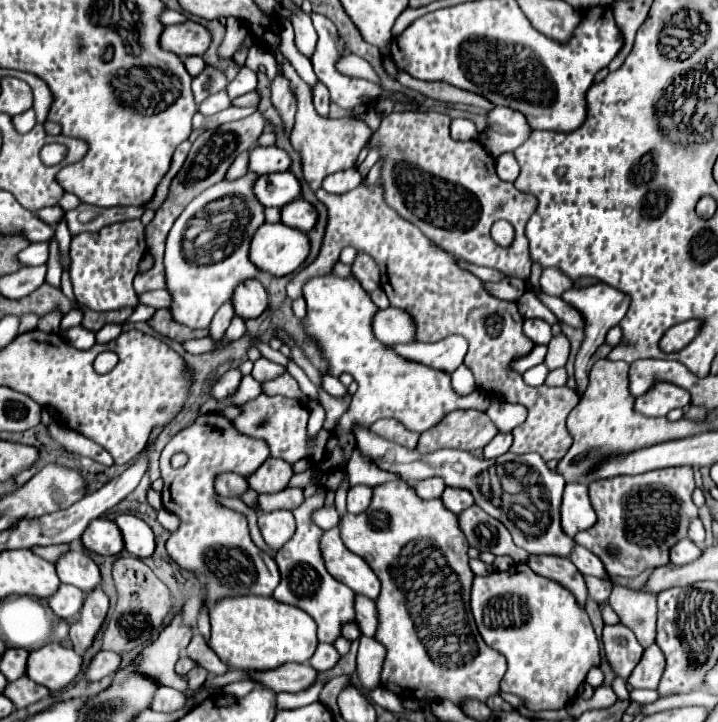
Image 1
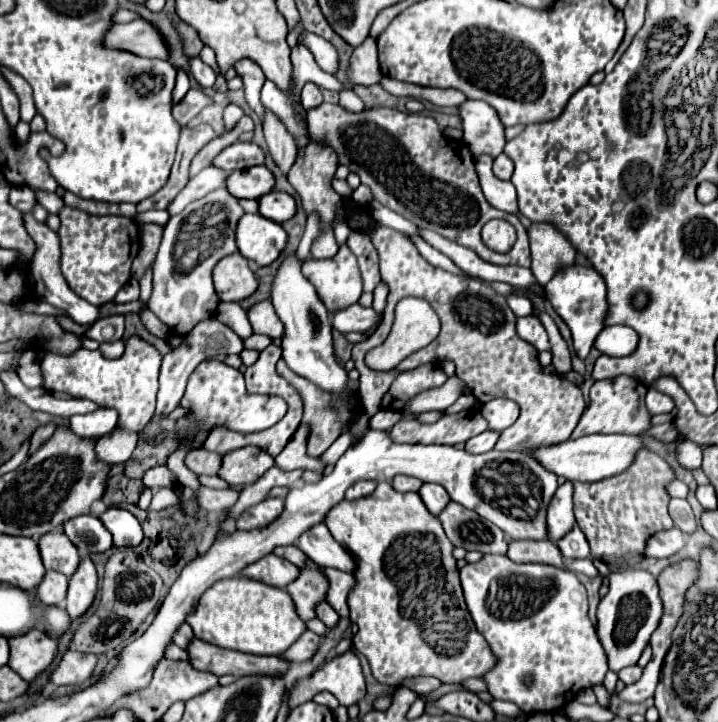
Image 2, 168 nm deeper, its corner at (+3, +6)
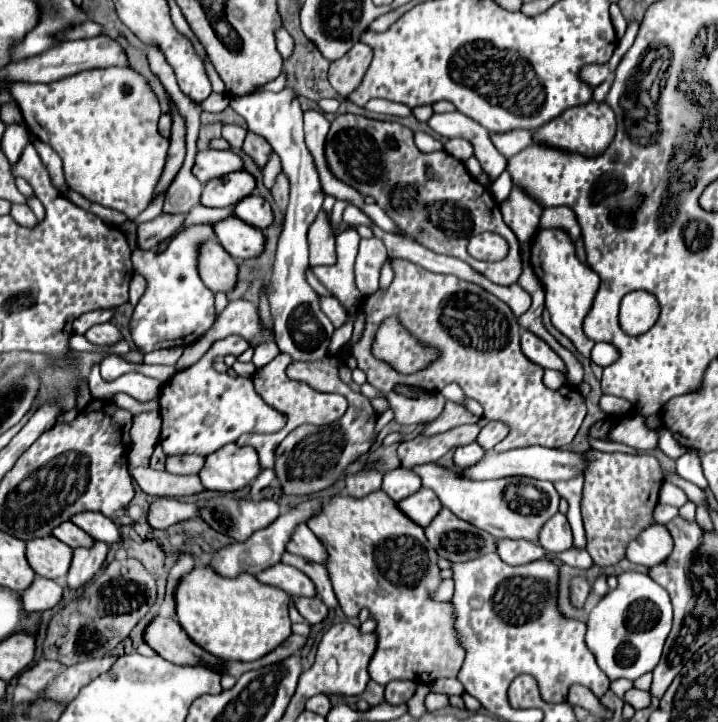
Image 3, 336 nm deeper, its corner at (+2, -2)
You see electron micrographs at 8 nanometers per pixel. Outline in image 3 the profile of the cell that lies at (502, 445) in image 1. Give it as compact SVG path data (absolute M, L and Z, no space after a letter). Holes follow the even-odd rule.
M473 442L473 444L457 448L455 454L453 454L453 462L455 462L457 468L467 468L467 466L477 464L477 460L481 460L483 454L485 454L485 450L481 450L479 444Z

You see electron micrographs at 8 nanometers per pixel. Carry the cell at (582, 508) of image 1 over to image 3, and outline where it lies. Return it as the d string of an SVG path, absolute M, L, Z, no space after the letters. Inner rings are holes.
M555 514L539 532L539 544L545 548L549 554L559 554L565 552L573 546L573 536L569 522L563 514Z

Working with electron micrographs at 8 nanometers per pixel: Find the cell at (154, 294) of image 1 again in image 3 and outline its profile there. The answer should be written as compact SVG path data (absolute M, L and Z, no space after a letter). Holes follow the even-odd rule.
M93 310L93 312L87 312L87 314L81 314L75 324L73 324L73 330L77 334L85 334L91 326L95 324L101 324L101 322L109 322L113 316L113 310Z

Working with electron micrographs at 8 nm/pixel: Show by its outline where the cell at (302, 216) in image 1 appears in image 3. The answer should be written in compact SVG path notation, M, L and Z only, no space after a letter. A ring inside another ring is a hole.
M249 194L249 196L245 196L245 200L239 200L233 206L233 214L239 220L243 220L259 230L267 228L273 222L273 212L271 212L269 202L257 194Z

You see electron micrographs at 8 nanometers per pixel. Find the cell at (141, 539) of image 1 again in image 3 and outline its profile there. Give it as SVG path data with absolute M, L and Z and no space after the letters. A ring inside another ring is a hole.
M79 512L77 516L73 516L71 522L77 524L83 532L93 536L95 540L103 540L107 544L113 544L113 542L121 540L119 526L111 518L105 518L103 514L97 514L97 512Z

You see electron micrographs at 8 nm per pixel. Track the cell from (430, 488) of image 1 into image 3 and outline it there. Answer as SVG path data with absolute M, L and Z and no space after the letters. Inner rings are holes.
M399 466L395 470L385 472L383 476L383 490L393 502L415 494L419 488L421 488L421 478L409 468Z

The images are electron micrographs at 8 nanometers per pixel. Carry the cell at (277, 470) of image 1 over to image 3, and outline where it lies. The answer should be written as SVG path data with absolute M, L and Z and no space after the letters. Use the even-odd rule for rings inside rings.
M225 444L219 452L205 458L205 468L201 468L199 478L207 490L235 492L249 486L261 472L257 452L249 446Z

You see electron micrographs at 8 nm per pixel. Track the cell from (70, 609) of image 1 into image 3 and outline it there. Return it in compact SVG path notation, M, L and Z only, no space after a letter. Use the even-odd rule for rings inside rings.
M35 578L33 584L21 592L21 602L25 612L43 612L53 608L61 600L63 588L55 580Z

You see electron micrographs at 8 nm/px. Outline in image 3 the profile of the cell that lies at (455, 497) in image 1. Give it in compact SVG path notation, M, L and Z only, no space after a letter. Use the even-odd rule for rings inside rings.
M421 488L413 496L397 502L397 508L401 508L403 514L407 514L409 520L413 520L415 524L425 528L441 510L441 502L437 500L437 494L433 490Z

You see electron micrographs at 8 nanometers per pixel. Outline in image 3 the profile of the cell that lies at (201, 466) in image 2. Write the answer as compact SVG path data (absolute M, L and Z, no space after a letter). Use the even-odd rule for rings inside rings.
M169 456L165 462L165 470L171 474L197 474L205 464L201 456Z

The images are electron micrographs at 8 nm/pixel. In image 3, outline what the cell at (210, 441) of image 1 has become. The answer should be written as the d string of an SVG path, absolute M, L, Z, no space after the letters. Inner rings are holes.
M277 562L275 566L257 574L257 580L263 584L281 588L289 596L317 596L317 590L315 590L315 584L311 582L311 578L283 562Z

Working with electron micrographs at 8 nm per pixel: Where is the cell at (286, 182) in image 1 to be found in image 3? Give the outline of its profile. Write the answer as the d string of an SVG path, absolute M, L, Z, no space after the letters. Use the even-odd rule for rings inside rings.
M245 170L231 172L225 178L227 178L225 184L221 182L221 178L209 180L205 184L203 194L201 194L203 206L209 206L209 208L231 206L231 204L237 204L237 200L249 196L255 190L255 178Z

